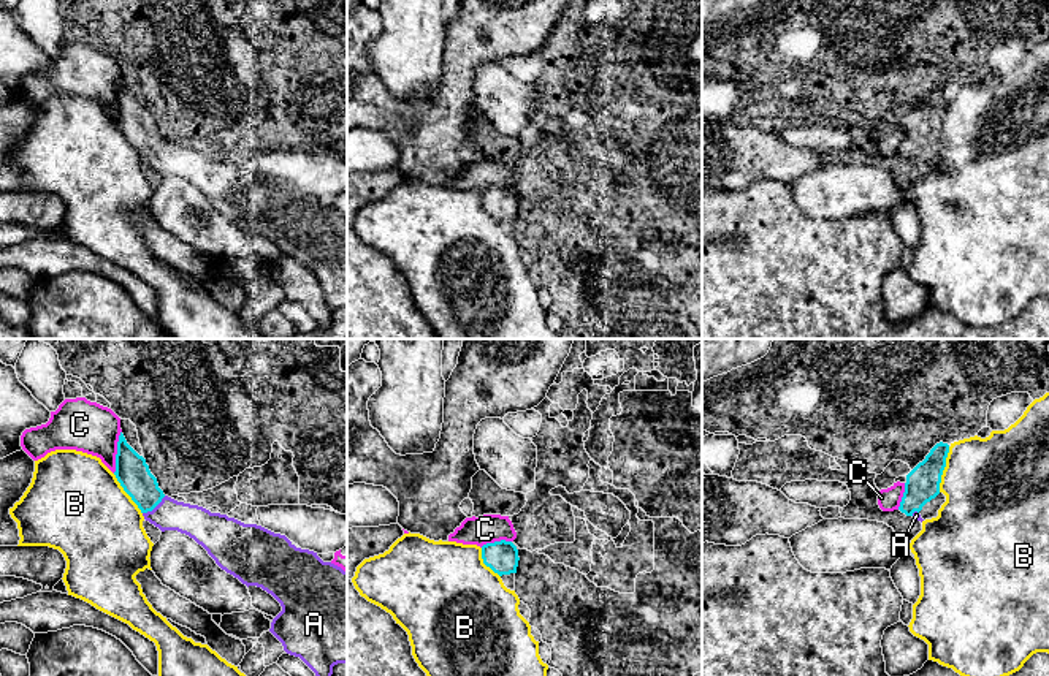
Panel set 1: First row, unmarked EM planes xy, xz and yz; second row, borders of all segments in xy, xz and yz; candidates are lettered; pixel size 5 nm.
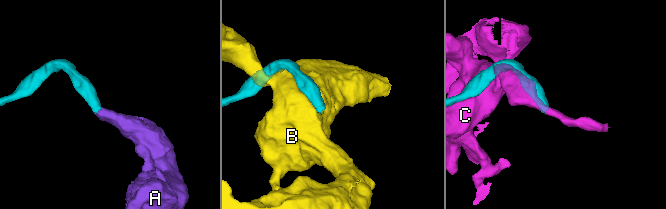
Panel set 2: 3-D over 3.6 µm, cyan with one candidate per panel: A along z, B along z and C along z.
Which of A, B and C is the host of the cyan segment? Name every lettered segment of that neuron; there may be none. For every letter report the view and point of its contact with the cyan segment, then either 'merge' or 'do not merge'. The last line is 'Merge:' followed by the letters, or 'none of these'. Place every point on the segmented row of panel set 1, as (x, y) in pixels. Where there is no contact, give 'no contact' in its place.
A: contact xy (154, 507); merge
B: contact yz (943, 469); do not merge
C: contact xy (118, 451); do not merge
Merge: A

